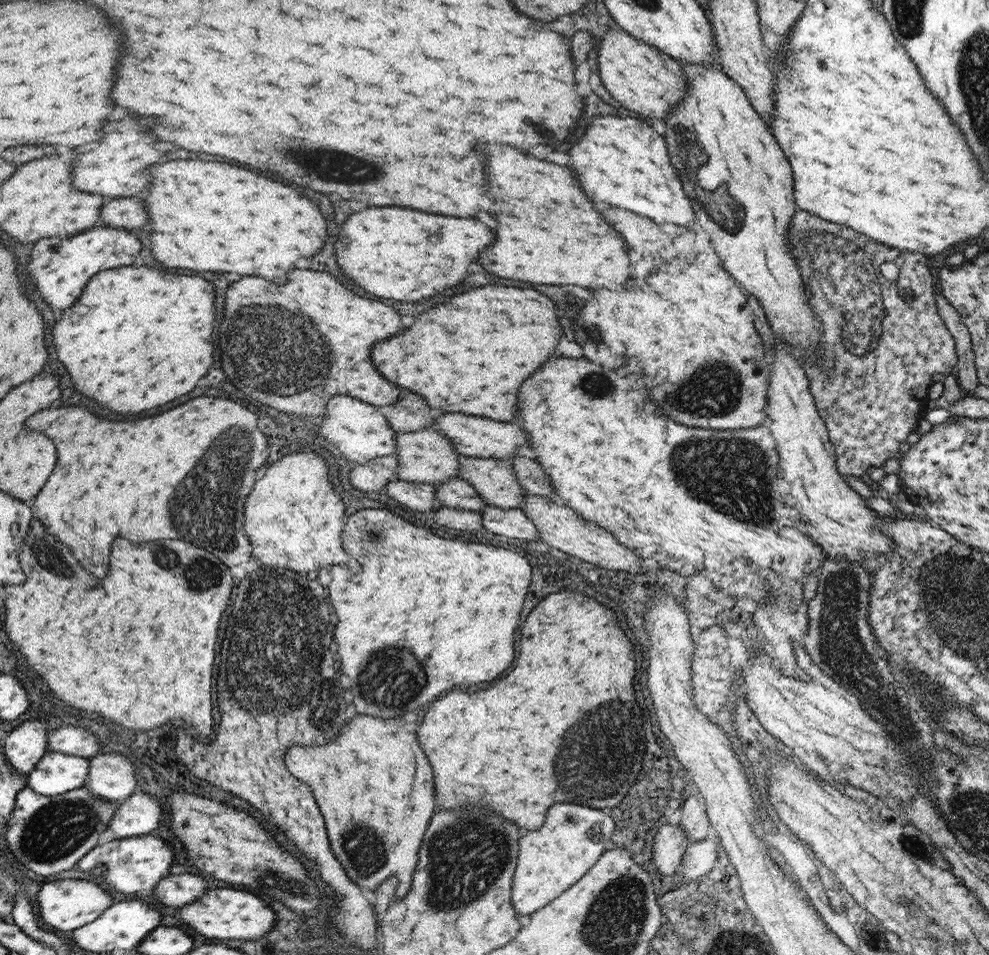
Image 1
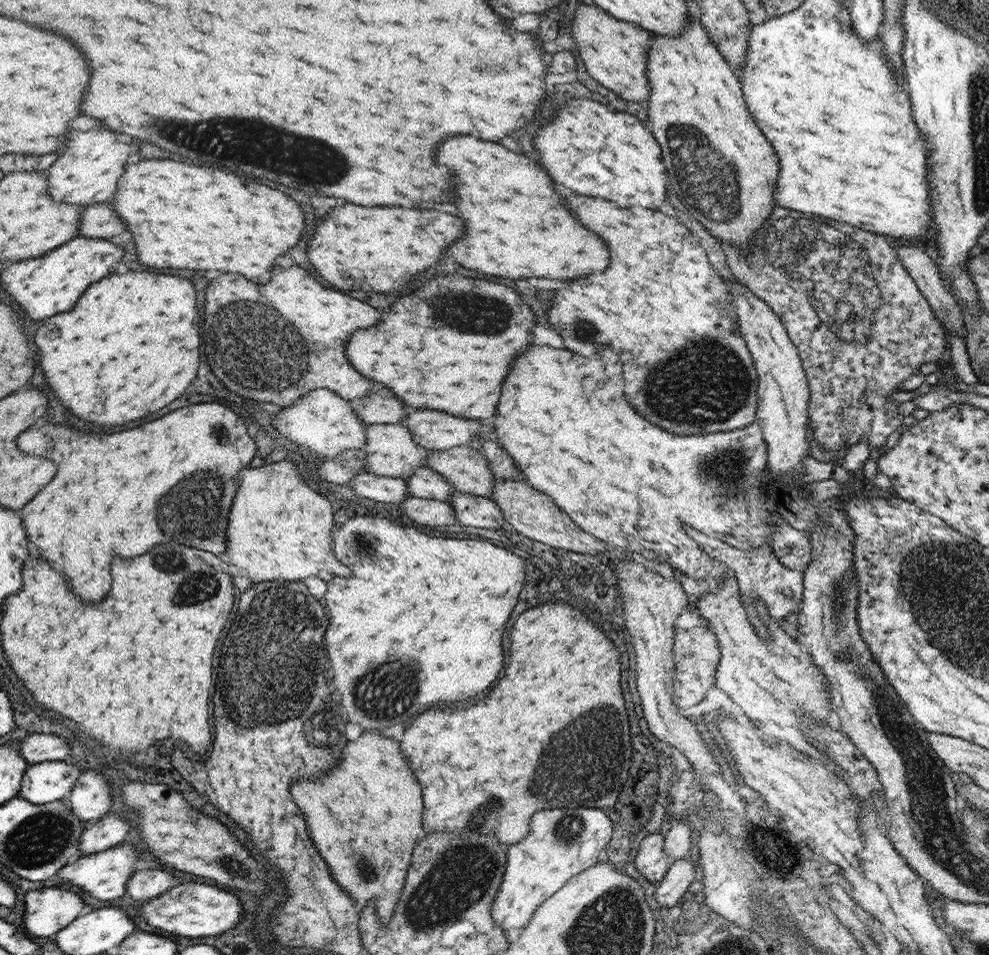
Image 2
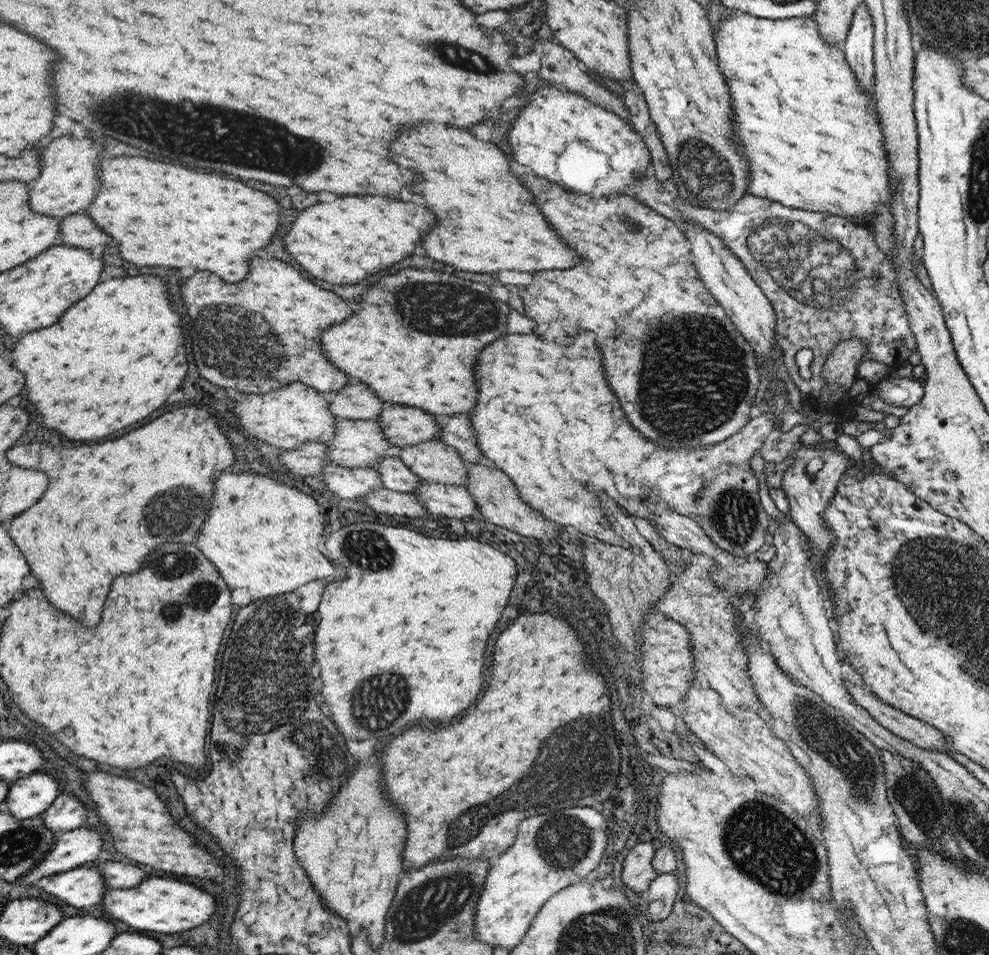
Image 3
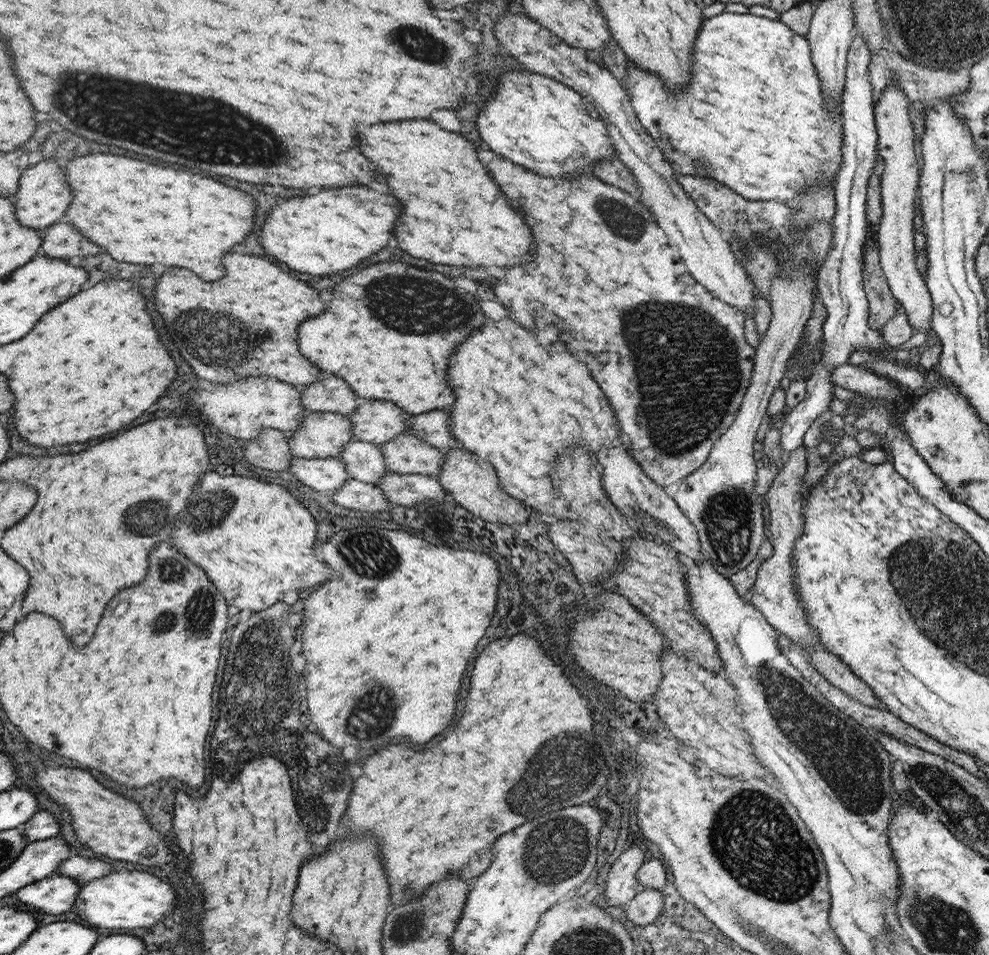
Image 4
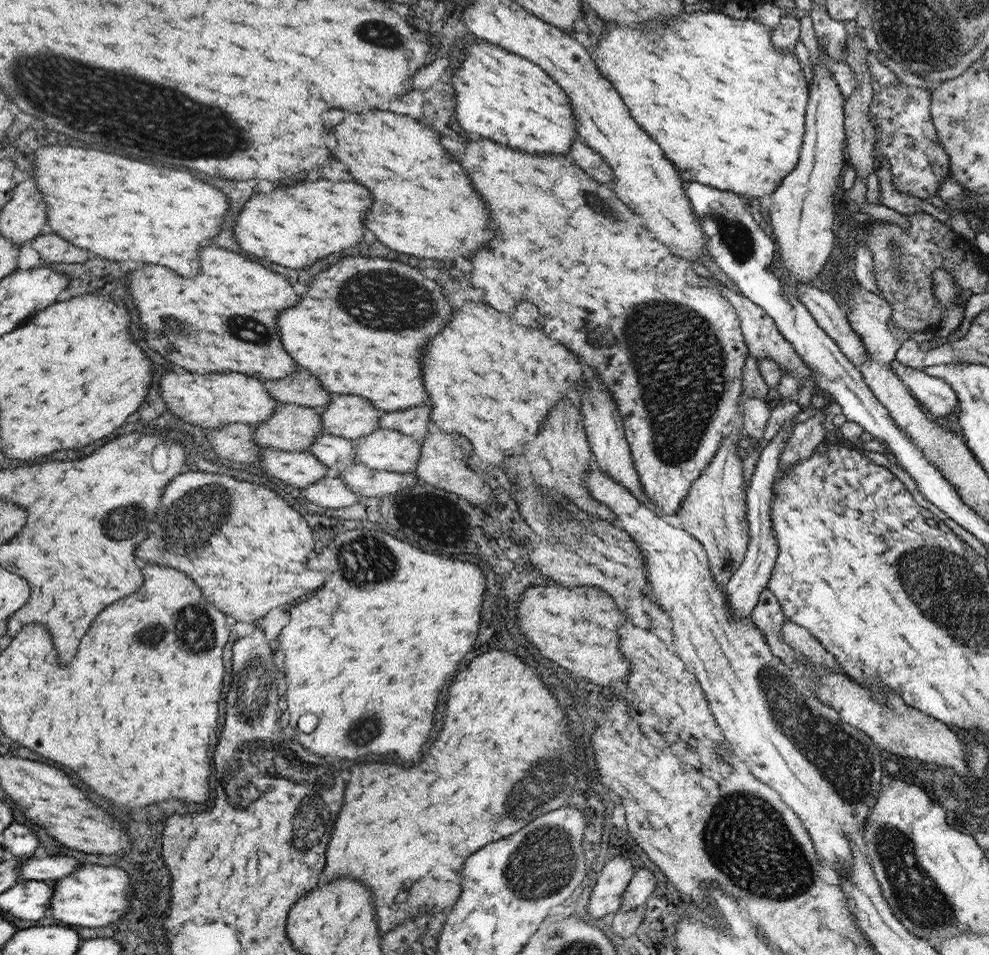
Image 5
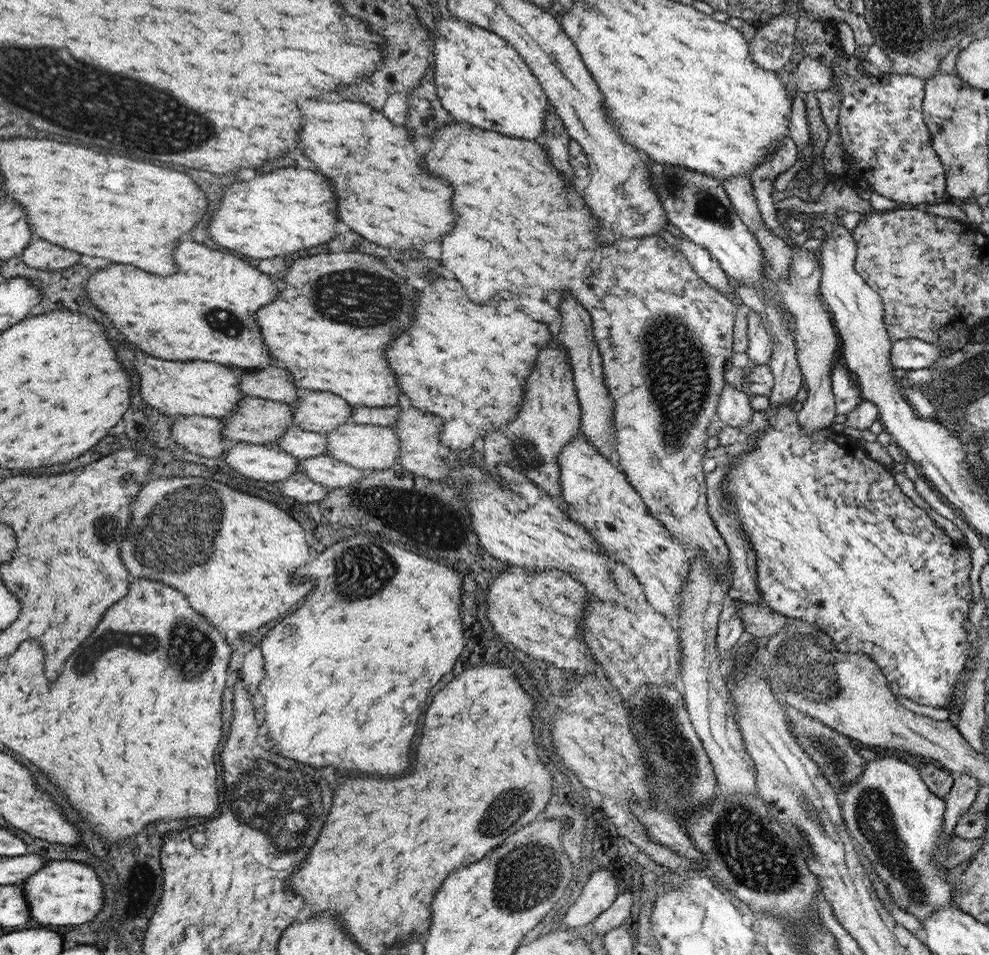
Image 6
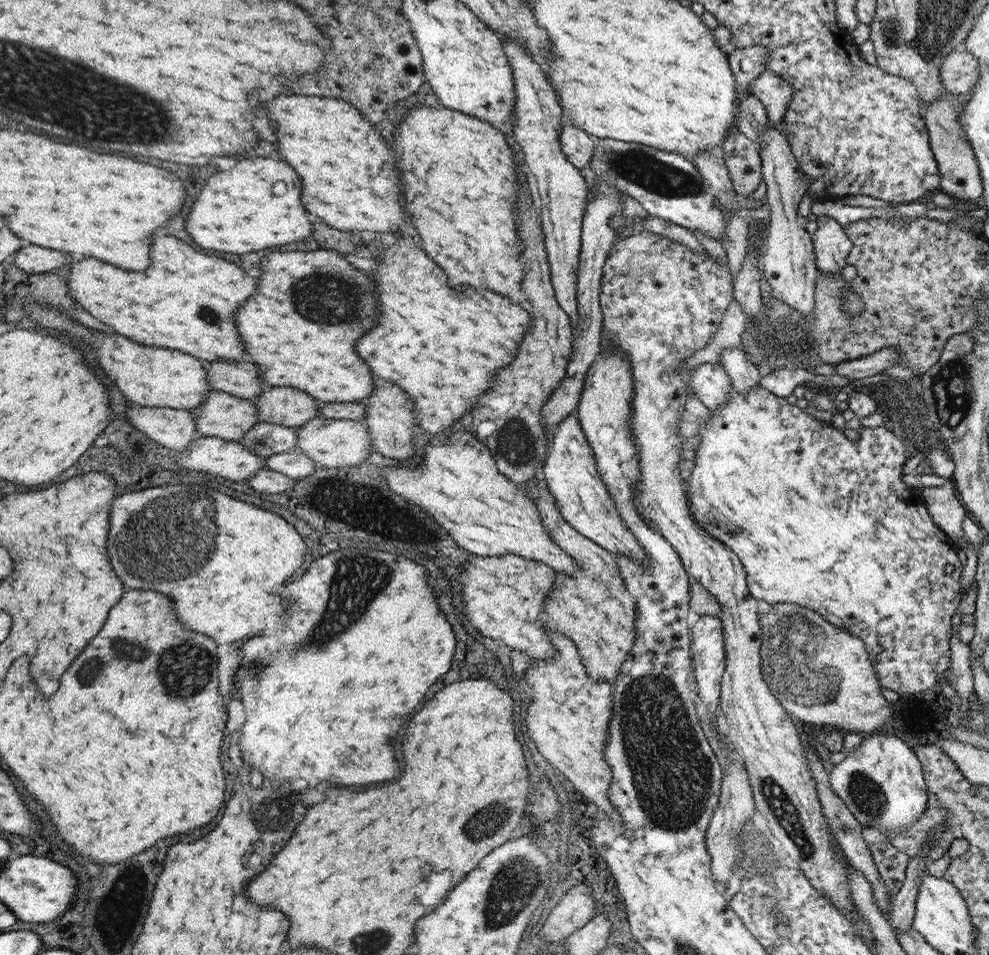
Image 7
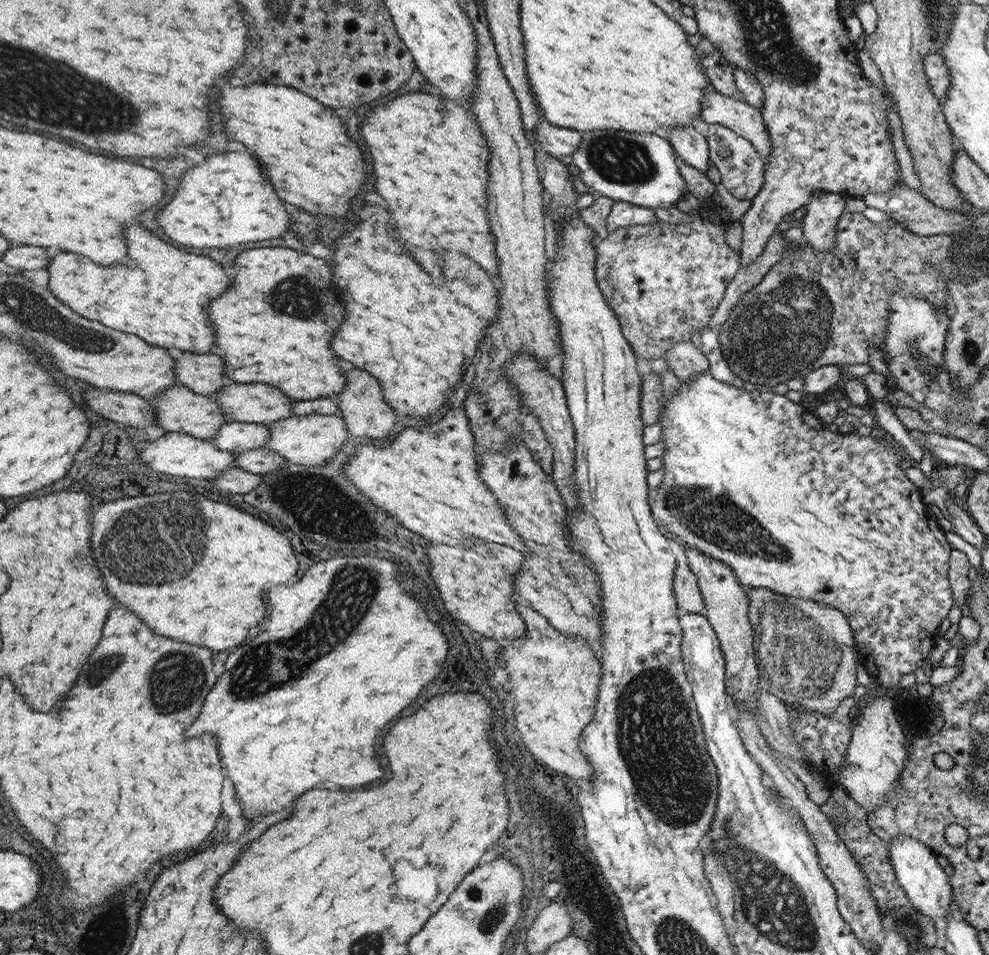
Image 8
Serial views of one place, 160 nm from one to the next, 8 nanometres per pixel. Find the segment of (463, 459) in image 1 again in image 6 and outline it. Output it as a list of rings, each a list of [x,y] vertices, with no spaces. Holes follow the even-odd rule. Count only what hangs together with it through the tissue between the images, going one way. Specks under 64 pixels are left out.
[[[350,422],[326,433],[325,436],[328,441],[328,451],[324,455],[334,460],[346,462],[350,466],[362,469],[365,472],[390,468],[398,462],[398,457],[400,457],[400,439],[396,436],[392,427]]]

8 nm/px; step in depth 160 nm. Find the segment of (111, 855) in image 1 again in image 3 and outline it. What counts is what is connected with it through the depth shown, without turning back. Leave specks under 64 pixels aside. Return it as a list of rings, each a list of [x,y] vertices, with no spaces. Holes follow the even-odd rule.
[[[85,864],[73,870],[52,874],[38,880],[39,891],[55,896],[58,900],[76,908],[100,904],[108,887],[104,876],[93,864]]]

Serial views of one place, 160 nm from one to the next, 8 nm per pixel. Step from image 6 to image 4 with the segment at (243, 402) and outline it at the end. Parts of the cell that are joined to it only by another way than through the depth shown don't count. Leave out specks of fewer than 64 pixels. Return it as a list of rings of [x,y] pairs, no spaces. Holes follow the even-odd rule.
[[[310,411],[300,427],[289,432],[288,446],[294,458],[336,458],[354,437],[346,415]]]

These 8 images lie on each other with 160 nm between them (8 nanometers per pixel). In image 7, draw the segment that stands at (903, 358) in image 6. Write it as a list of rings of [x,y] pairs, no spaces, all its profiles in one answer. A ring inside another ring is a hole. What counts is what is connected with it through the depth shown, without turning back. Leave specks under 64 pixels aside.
[[[888,347],[851,361],[844,361],[837,364],[836,374],[848,378],[866,378],[874,376],[886,368],[895,365],[895,360],[899,358],[896,347]]]

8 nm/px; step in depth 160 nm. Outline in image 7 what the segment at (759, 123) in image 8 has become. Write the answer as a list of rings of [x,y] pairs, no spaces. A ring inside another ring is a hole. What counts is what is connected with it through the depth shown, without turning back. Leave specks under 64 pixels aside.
[[[769,125],[760,146],[762,181],[768,188],[764,200],[770,210],[770,223],[765,238],[766,252],[762,256],[763,278],[772,287],[771,294],[804,316],[815,310],[815,288],[818,276],[814,239],[805,231],[806,220],[798,214],[798,204],[811,186],[809,176],[799,167],[789,140]]]

